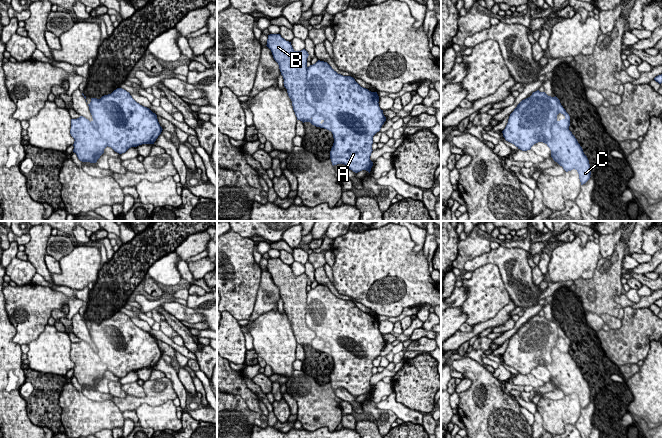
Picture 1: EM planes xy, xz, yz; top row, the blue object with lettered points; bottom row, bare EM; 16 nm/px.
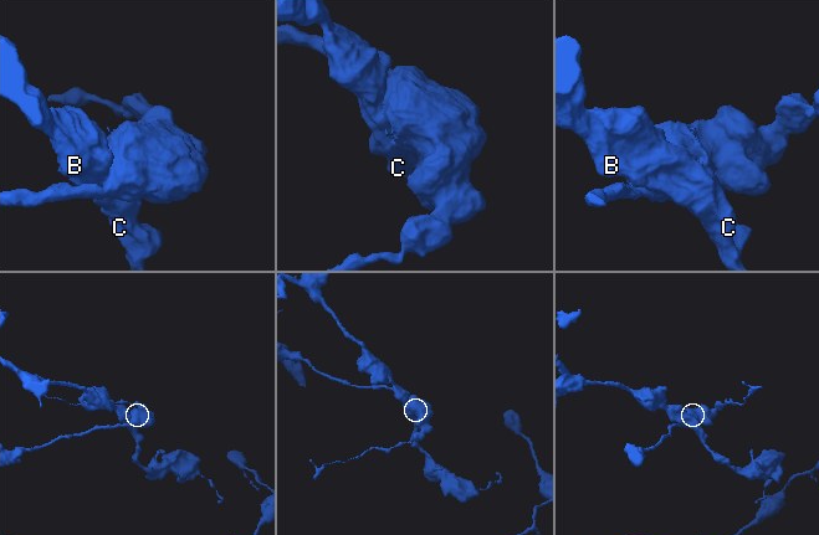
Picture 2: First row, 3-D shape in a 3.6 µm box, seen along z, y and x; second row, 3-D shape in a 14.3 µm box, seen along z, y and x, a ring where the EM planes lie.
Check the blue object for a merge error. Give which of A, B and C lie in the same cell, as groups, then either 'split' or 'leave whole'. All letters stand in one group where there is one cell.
A / B C | split

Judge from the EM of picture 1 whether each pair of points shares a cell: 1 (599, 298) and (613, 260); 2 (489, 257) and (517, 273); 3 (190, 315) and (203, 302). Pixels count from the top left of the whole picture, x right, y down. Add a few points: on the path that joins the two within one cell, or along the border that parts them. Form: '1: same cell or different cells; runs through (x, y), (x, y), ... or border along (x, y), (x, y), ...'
1: same cell; runs through (600, 289), (606, 283), (610, 269)
2: same cell; runs through (496, 257), (501, 257), (510, 266)
3: different cells; border along (186, 306), (198, 312), (205, 319)

